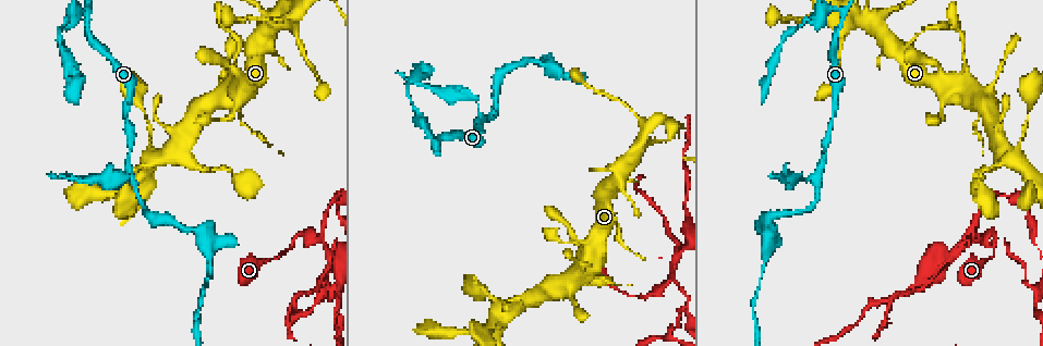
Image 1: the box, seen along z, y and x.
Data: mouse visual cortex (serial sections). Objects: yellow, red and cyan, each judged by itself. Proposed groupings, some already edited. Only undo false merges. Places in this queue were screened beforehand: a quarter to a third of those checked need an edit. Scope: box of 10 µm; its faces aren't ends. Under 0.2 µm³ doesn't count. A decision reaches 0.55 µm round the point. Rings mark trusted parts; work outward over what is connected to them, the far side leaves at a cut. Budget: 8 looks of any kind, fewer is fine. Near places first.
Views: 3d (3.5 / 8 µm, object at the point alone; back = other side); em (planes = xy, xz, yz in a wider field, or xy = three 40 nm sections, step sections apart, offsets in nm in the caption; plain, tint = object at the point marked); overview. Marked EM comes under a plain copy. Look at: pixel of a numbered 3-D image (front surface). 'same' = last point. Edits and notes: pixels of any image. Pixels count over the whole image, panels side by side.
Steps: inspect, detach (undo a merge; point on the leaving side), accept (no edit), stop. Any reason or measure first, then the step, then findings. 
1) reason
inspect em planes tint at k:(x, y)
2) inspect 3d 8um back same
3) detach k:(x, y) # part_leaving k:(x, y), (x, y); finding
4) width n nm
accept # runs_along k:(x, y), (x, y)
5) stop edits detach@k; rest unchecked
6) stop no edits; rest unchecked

sharp bend
inspect em xy step 1 tint at 1:(87, 21)

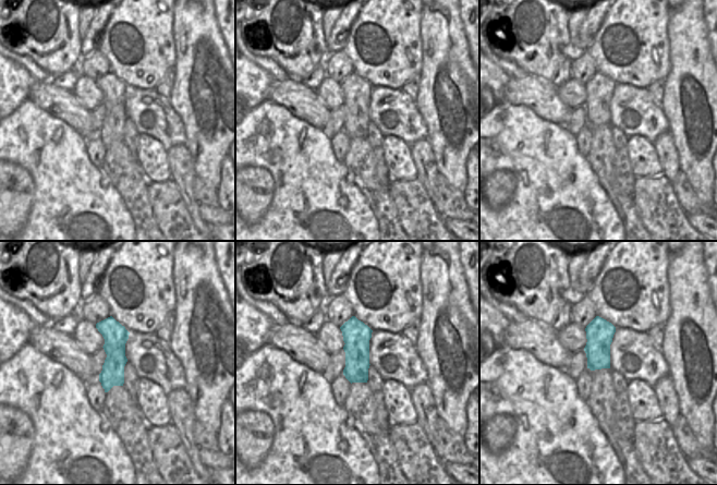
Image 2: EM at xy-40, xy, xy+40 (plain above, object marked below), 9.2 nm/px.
wider look
inspect 3d 3.5um back same

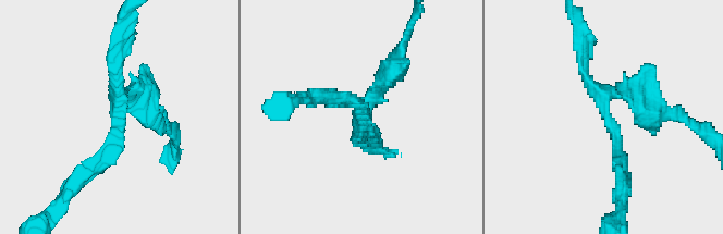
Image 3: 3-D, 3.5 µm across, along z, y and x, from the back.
accept # runs_along 3:(89, 171), (115, 142), (122, 90), (146, 111); continuous, no second cell

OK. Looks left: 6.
thick turns thin
inspect 3d 3.5um at 1:(763, 228)

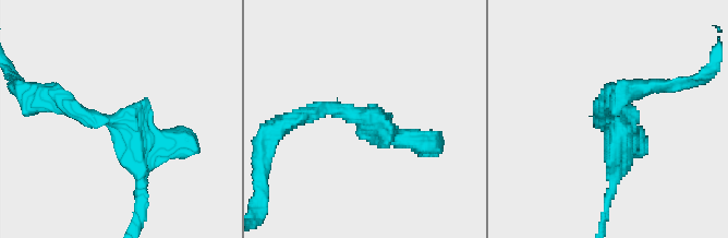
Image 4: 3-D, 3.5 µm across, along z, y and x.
inspect em planes tint at 4:(609, 118)

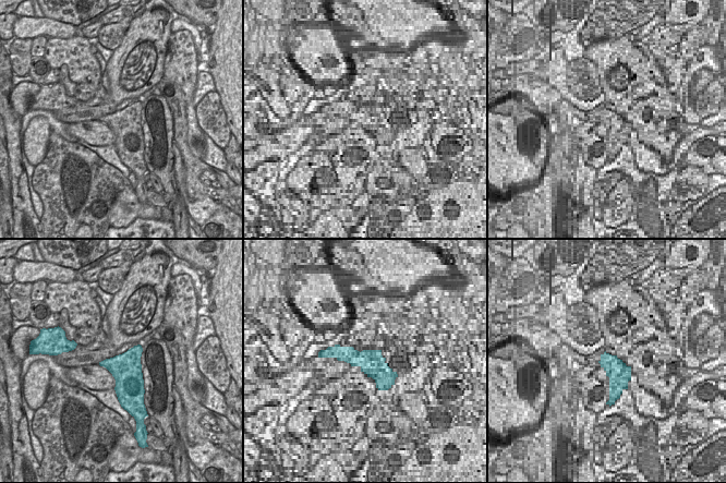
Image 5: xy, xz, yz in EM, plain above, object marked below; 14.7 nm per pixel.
accept # runs_along 4:(56, 96), (172, 143); continuous, no second cell

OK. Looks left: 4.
narrows sharply
inspect 3d 3.5um at 1:(309, 238)

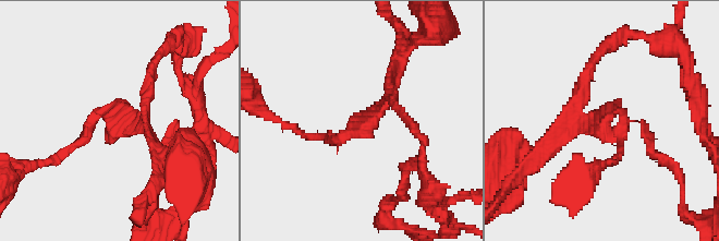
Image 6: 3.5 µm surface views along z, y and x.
need the tissue
inspect em planes tint at 6:(122, 121)

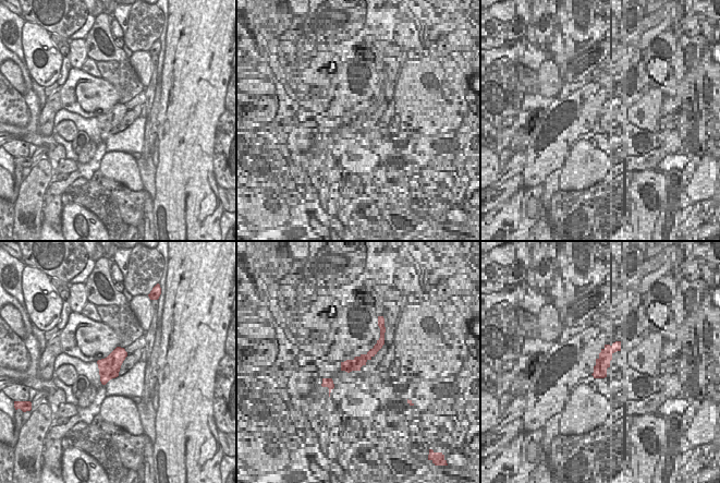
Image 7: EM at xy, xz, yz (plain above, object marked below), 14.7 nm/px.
detach 6:(586, 73) # two cells meet here

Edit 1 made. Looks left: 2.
stop edits detach@6; rest unchecked

